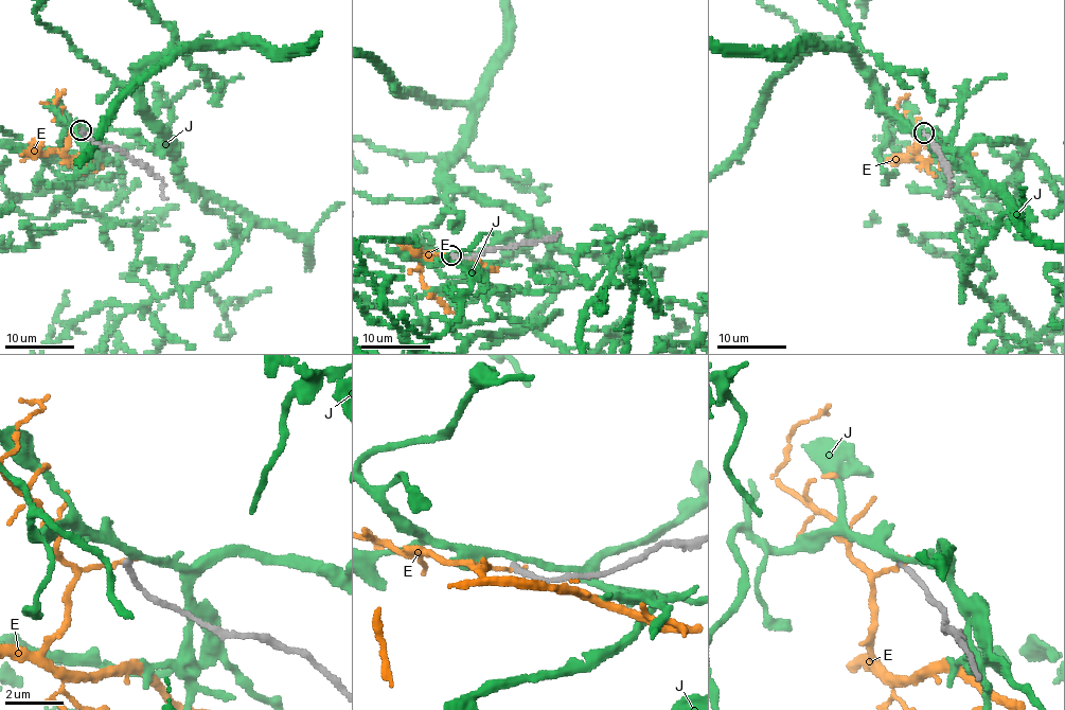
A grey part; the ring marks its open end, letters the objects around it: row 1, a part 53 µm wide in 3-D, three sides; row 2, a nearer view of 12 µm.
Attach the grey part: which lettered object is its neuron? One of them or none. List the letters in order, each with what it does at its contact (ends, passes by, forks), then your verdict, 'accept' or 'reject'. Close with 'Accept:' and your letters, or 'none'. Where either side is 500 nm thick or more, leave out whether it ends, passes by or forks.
E: it ends; reject
J: it passes by; reject
Accept: none

